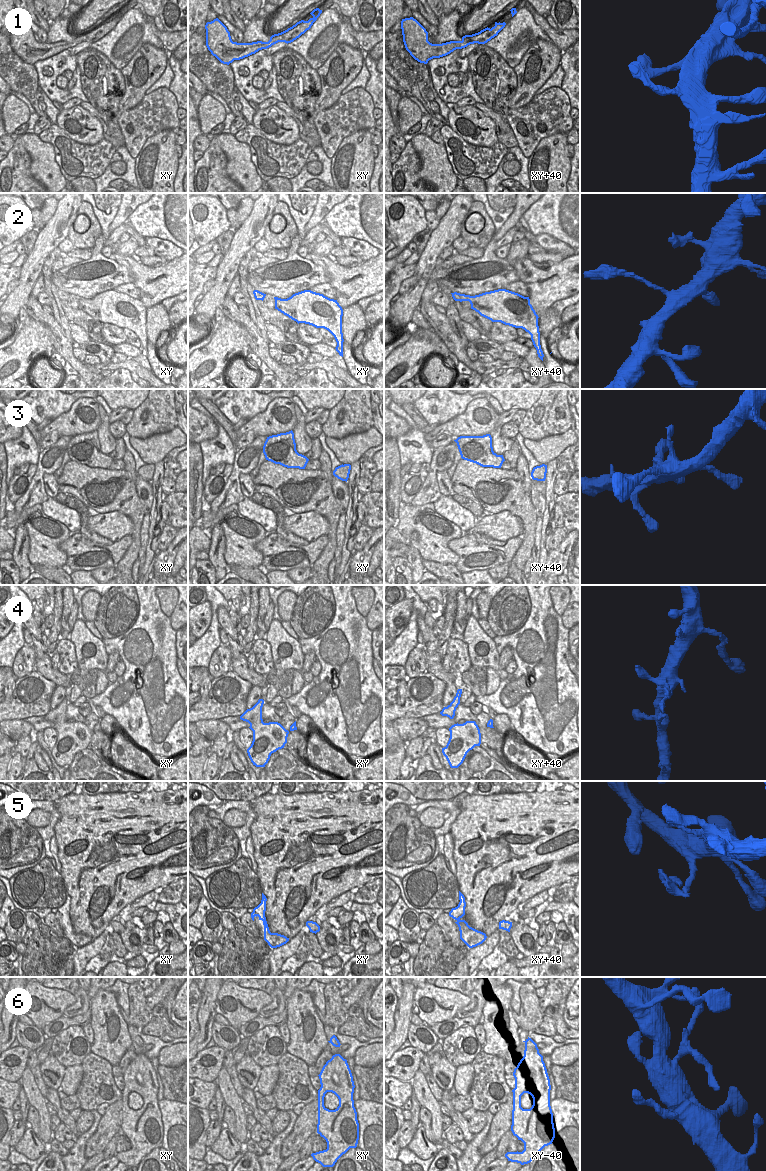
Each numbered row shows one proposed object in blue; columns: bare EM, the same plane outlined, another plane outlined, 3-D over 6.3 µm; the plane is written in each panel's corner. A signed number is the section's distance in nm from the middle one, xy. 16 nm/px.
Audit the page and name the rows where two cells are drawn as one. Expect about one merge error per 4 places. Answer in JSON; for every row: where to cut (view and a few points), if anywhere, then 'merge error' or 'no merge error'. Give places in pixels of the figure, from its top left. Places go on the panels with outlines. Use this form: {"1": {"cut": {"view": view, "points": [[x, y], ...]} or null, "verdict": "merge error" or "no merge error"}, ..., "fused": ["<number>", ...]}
{"1": {"cut": null, "verdict": "no merge error"}, "2": {"cut": null, "verdict": "no merge error"}, "3": {"cut": null, "verdict": "no merge error"}, "4": {"cut": null, "verdict": "no merge error"}, "5": {"cut": {"view": "xy+40", "points": [[511, 923], [508, 923], [503, 929]]}, "verdict": "merge error"}, "6": {"cut": null, "verdict": "no merge error"}, "fused": ["5"]}

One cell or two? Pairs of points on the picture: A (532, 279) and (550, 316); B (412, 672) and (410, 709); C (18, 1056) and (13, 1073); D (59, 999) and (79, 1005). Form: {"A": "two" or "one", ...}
{"A": "two", "B": "two", "C": "one", "D": "two"}

